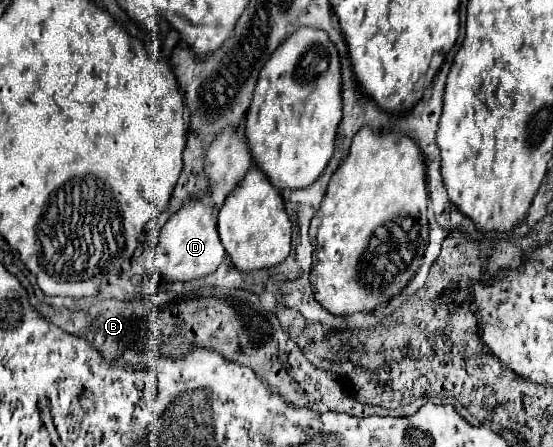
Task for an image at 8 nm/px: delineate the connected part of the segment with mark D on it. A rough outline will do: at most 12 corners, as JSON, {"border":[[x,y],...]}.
{"border":[[187,200],[161,230],[167,282],[213,274],[225,258],[213,206]]}

